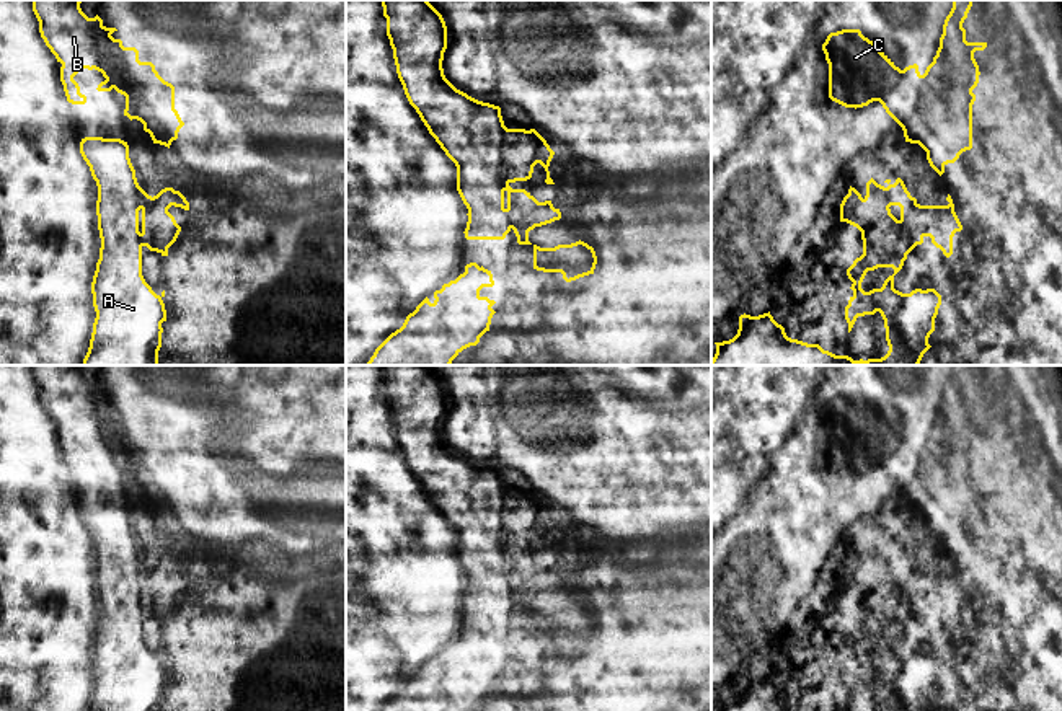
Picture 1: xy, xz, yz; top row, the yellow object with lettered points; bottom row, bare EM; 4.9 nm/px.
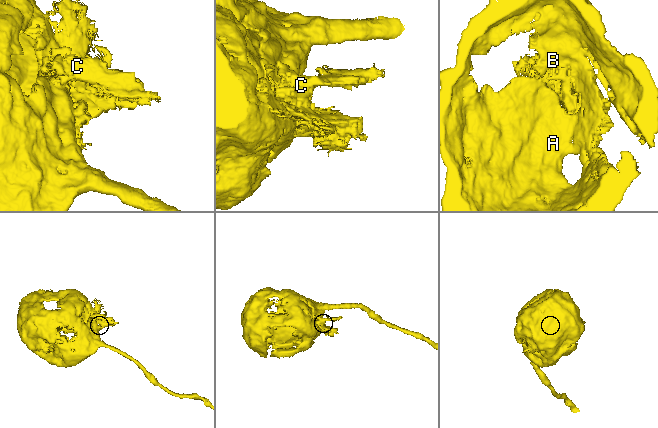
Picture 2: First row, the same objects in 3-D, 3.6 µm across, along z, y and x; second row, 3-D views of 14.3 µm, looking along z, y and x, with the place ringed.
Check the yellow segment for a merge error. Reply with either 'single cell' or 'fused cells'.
fused cells

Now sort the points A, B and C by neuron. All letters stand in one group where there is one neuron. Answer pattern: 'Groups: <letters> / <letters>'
Groups: A B / C

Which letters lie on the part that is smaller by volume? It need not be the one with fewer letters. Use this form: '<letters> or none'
C

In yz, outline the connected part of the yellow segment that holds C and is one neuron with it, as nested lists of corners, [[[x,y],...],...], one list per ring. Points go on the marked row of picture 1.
[[[951,0],[953,8],[945,20],[940,47],[925,73],[918,65],[904,70],[860,29],[842,29],[830,33],[822,44],[829,64],[829,98],[845,108],[863,108],[879,101],[886,113],[902,127],[905,142],[918,144],[927,152],[930,166],[941,176],[948,163],[972,148],[972,90],[979,83],[979,65],[976,51],[984,51],[987,42],[967,42],[964,20],[972,0]]]

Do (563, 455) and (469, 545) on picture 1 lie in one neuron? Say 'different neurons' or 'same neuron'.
different neurons

